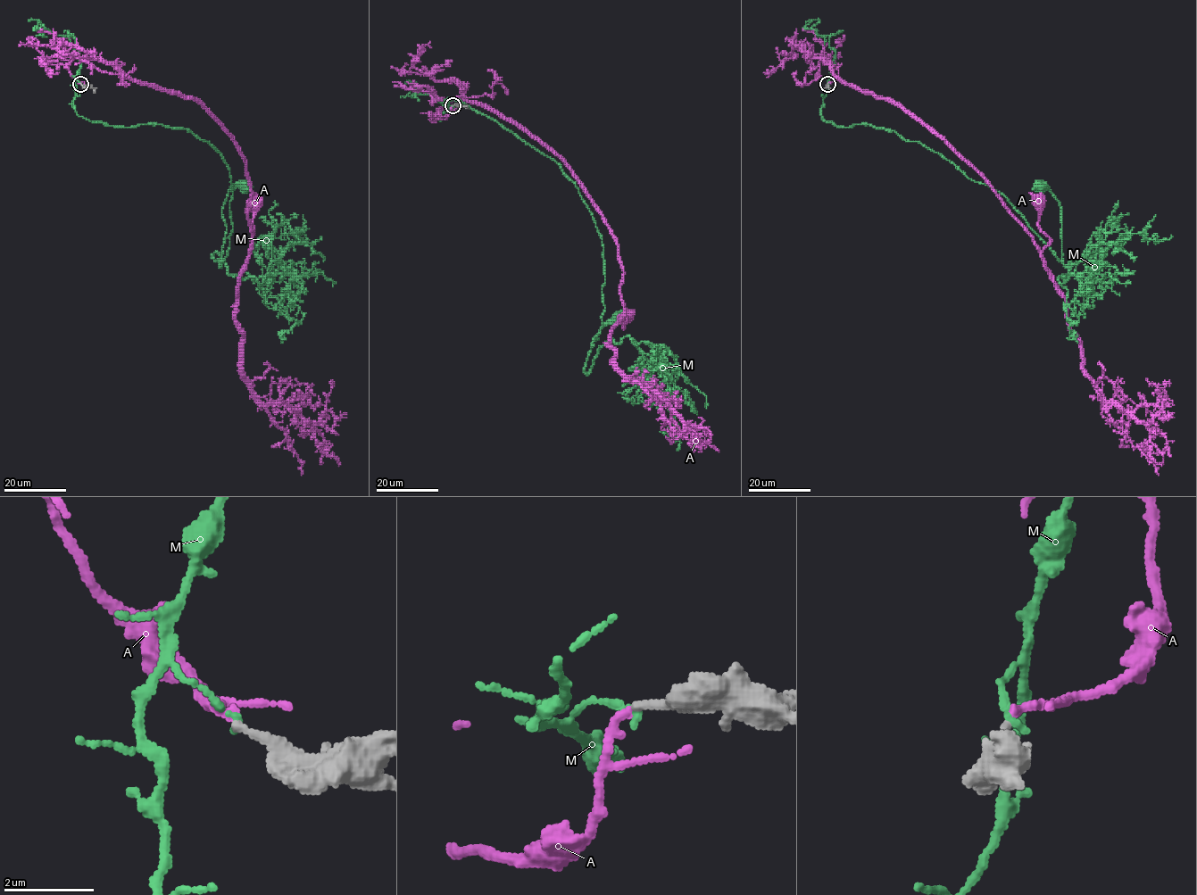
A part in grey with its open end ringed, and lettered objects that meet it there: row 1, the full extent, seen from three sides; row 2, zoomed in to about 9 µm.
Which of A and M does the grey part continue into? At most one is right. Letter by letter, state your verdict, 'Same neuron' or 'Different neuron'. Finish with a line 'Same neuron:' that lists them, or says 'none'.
A: Same neuron
M: Different neuron
Same neuron: A

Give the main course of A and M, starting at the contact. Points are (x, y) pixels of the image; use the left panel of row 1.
A: (80, 84), (66, 66), (75, 56), (103, 59), (124, 75), (192, 97), (245, 161), (250, 252), (253, 201)
M: (80, 84), (72, 105), (91, 121), (183, 128), (220, 153), (233, 229), (220, 261), (222, 207), (245, 185)

